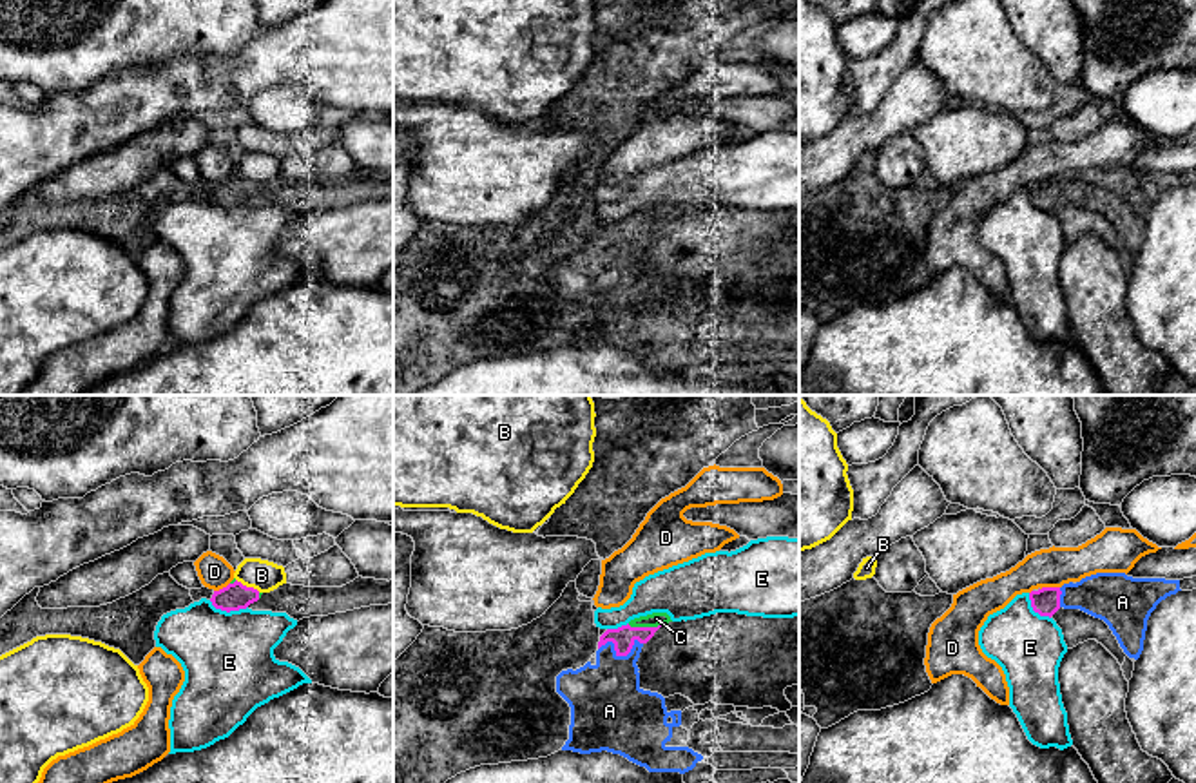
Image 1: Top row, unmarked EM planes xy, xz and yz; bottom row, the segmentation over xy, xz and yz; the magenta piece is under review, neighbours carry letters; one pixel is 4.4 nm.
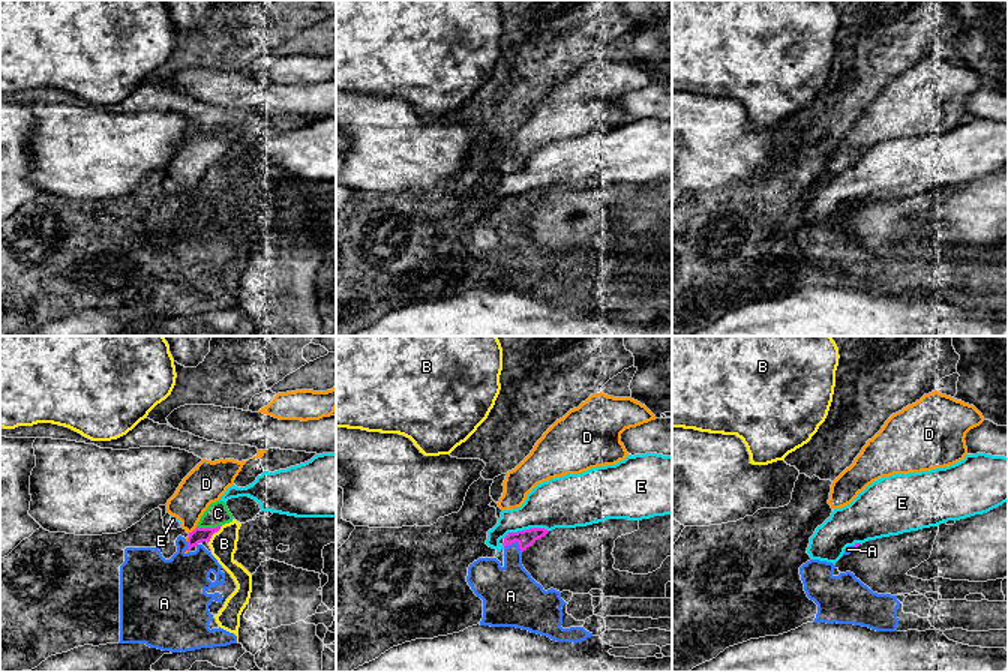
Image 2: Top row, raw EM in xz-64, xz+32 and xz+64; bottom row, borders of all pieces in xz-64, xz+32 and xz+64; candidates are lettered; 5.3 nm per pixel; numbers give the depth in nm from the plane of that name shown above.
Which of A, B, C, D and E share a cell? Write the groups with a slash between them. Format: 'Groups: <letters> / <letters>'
Groups: A C / B / D / E

